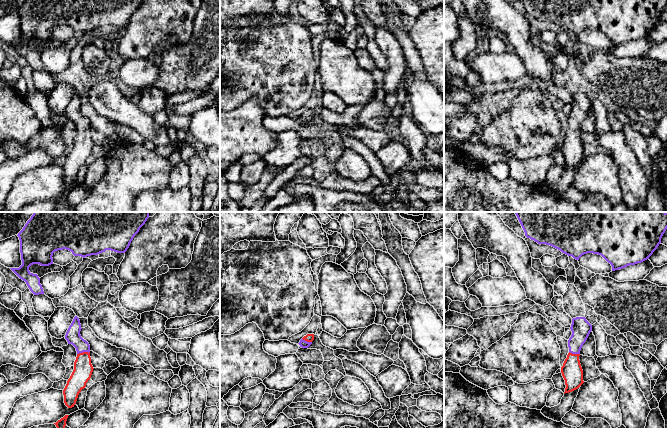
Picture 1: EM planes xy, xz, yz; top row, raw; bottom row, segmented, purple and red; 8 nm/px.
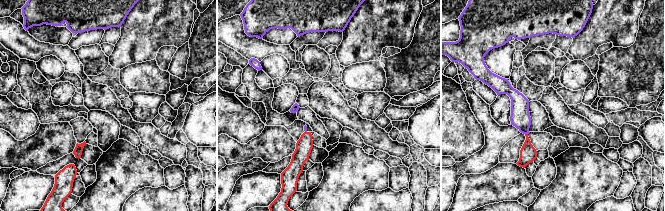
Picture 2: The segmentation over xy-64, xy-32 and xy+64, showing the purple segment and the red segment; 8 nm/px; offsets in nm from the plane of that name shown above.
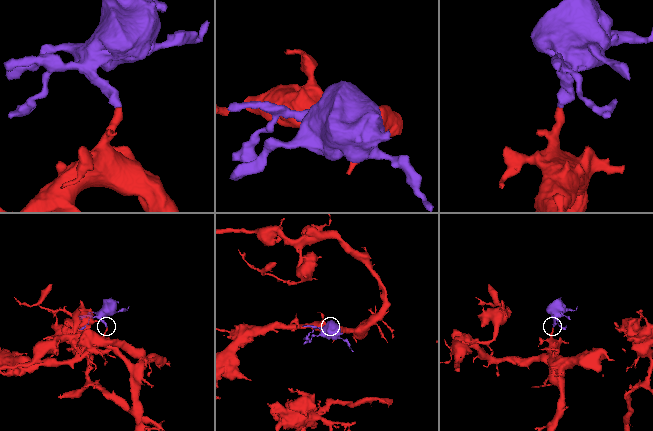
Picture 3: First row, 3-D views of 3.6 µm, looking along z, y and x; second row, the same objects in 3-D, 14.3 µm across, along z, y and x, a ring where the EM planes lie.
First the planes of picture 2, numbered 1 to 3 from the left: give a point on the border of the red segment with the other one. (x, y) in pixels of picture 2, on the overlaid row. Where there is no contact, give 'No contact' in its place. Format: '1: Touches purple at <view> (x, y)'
1: No contact
2: No contact
3: Touches purple at xy+64 (526, 133)

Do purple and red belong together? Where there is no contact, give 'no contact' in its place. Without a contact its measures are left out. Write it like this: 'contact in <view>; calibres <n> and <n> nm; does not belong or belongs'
contact in xy; calibres 120 and 150 nm; belongs

